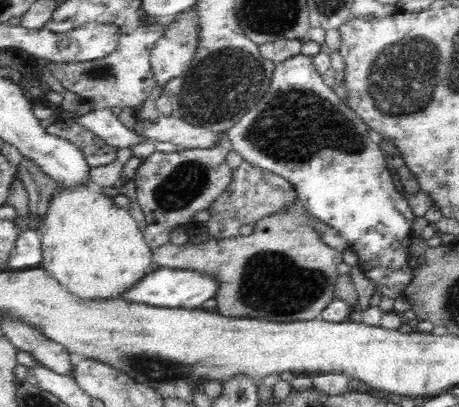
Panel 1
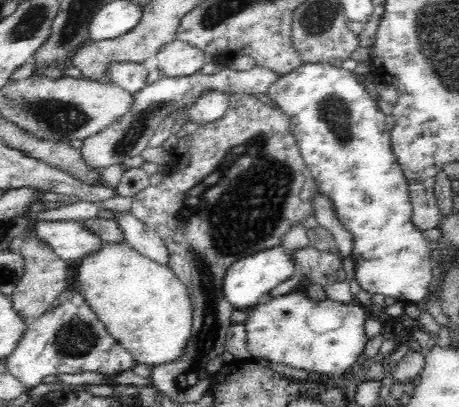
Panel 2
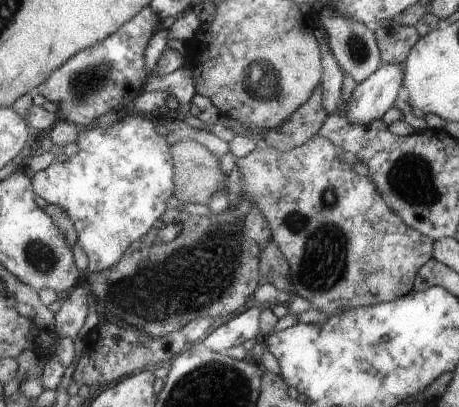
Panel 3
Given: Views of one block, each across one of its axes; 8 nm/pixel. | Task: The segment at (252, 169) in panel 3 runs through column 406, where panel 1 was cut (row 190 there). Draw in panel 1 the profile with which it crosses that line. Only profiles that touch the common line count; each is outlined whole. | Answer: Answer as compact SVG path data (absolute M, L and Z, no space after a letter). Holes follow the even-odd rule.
M244 160L238 168L230 168L230 182L228 186L216 196L216 200L210 202L210 206L206 208L210 212L210 218L202 224L204 232L206 232L206 238L210 240L224 240L224 238L236 238L240 236L240 228L250 224L250 226L256 226L258 222L262 220L268 220L268 218L274 218L278 214L288 214L288 212L296 212L296 208L302 208L302 216L308 220L308 226L312 228L312 232L316 234L316 238L334 248L334 250L340 250L340 252L346 252L348 250L348 242L344 240L342 232L336 230L334 226L330 226L328 222L320 220L318 216L310 214L308 210L304 210L304 204L300 202L300 196L298 196L298 190L296 186L286 180L284 176L280 174L274 174L270 170L262 170L262 168L256 168L252 162Z

